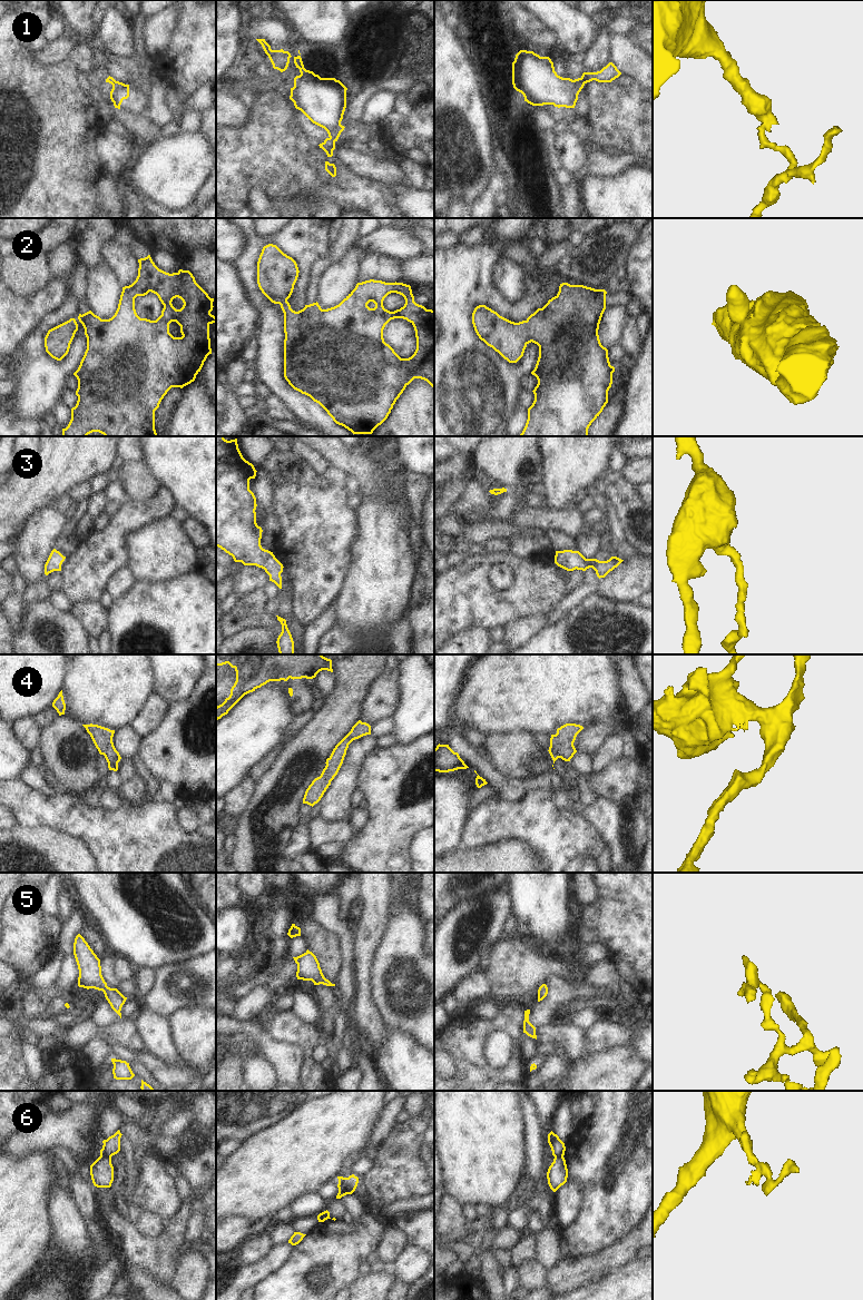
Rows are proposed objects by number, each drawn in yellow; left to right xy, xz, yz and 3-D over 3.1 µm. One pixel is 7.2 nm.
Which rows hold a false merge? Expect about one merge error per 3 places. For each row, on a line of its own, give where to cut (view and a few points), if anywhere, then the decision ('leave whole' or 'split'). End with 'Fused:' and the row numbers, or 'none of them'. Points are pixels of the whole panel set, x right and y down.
1: cut yz (574, 80), (582, 87); split
2: cut none; leave whole
3: cut none; leave whole
4: cut none; leave whole
5: cut none; leave whole
6: cut xy (100, 1154), (110, 1158); split
Fused: 1, 6

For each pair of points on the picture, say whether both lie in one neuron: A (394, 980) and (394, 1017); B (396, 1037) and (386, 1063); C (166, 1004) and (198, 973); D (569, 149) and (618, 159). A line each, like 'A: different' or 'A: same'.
A: same
B: same
C: same
D: same

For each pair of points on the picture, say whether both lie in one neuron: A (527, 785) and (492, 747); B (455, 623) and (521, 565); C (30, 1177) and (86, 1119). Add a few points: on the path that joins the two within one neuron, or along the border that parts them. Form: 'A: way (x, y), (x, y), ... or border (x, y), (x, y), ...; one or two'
A: border (497, 767), (504, 775), (512, 778), (546, 775); two
B: way (477, 608), (499, 608), (520, 587); one
C: border (55, 1150), (31, 1151), (29, 1153); two

